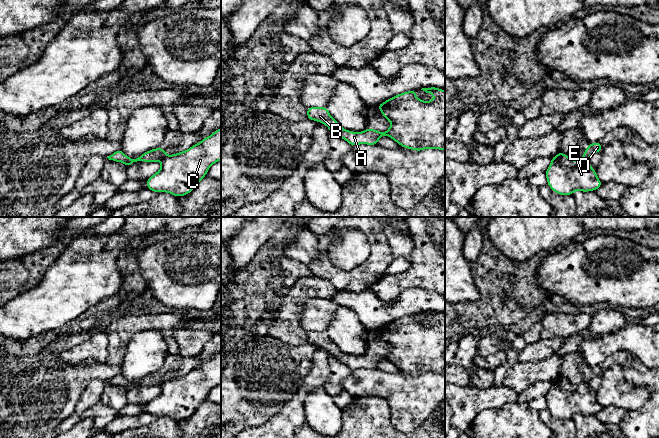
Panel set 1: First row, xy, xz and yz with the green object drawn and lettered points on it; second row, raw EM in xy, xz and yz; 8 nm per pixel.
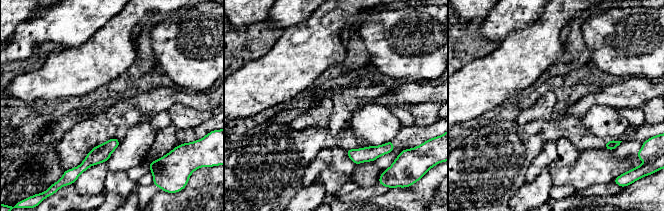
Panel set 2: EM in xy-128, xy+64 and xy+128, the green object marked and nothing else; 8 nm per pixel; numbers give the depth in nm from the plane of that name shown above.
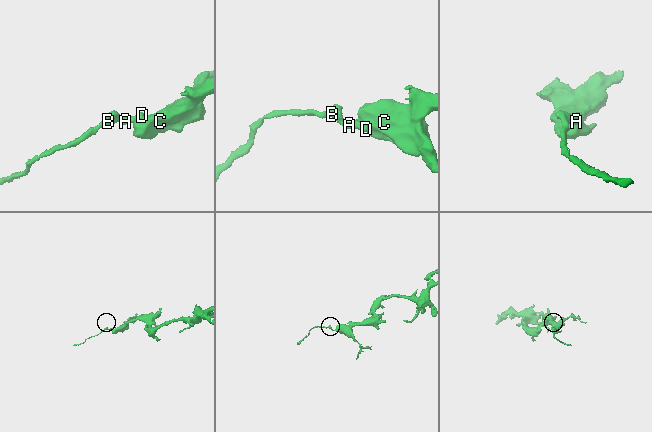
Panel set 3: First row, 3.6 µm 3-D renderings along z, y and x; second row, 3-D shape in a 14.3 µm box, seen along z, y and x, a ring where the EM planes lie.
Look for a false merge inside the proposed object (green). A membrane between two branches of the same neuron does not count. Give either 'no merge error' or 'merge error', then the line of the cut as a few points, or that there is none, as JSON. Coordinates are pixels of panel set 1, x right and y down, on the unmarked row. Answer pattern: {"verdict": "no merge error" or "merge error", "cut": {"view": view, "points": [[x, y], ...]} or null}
{"verdict": "merge error", "cut": {"view": "xy", "points": [[167, 380], [160, 384]]}}

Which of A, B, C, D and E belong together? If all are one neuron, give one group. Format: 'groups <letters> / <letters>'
groups A B D / C E

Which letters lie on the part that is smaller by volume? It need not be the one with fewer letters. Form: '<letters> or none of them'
A, B, D

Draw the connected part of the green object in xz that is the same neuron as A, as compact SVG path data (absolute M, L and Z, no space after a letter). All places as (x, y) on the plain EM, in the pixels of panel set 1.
M327 330L321 332L308 331L307 343L325 348L331 356L339 359L351 370L359 368L377 369L380 361L387 360L387 356L376 355L369 351L363 356L353 356L343 353L338 346L331 341Z

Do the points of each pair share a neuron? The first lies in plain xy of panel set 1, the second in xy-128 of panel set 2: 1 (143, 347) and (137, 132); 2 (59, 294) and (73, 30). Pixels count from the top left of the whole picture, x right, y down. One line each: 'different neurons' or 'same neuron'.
1: same neuron
2: different neurons

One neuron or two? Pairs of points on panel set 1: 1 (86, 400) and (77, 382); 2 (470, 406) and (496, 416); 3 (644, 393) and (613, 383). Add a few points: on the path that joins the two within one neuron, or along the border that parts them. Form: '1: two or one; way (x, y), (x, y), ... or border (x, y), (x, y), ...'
1: two; border (101, 379), (93, 379), (87, 385), (74, 412)
2: two; border (504, 404), (498, 408), (483, 409), (473, 422)
3: one; way (636, 393), (623, 393), (621, 391)

